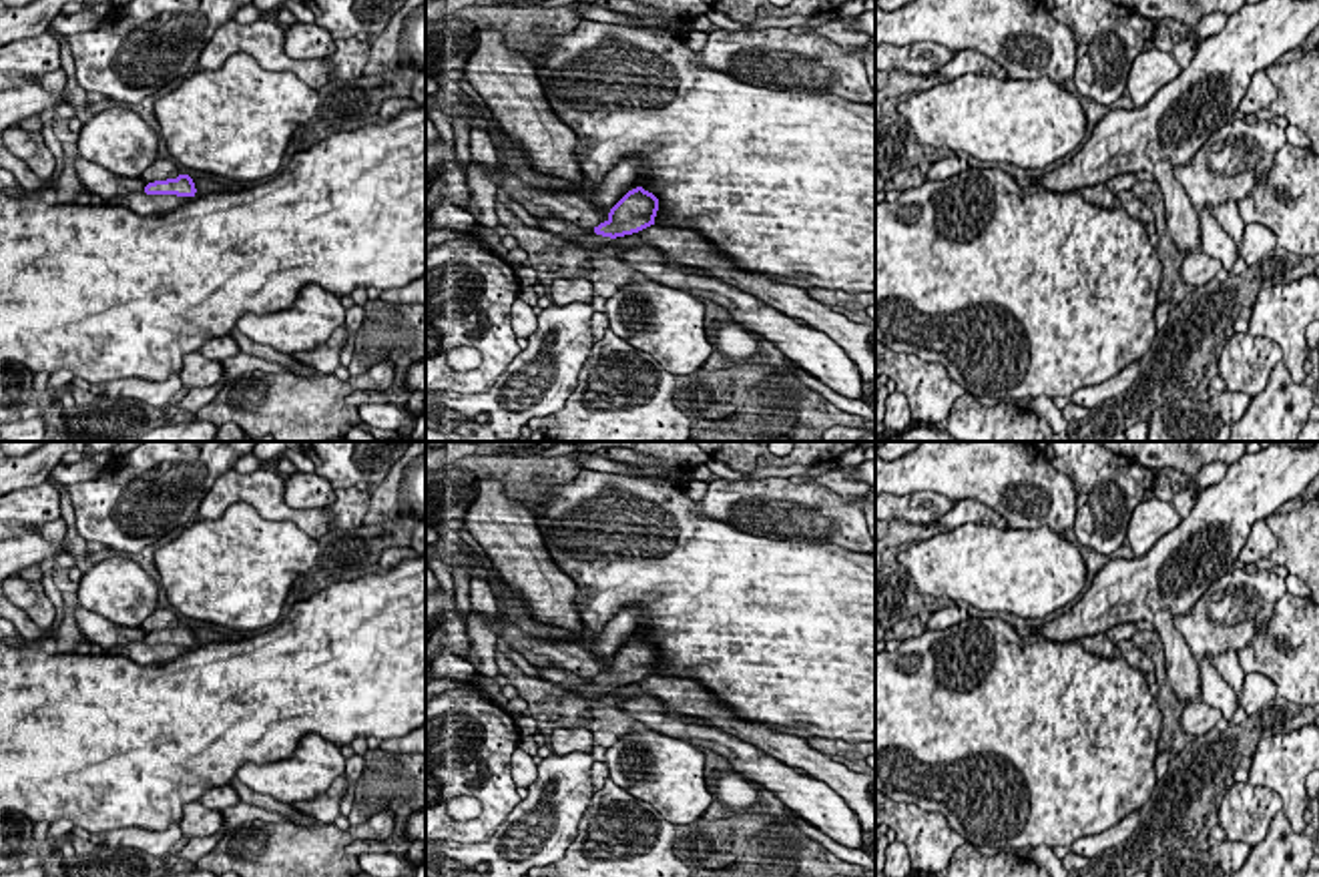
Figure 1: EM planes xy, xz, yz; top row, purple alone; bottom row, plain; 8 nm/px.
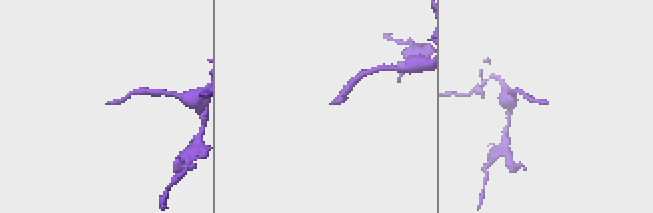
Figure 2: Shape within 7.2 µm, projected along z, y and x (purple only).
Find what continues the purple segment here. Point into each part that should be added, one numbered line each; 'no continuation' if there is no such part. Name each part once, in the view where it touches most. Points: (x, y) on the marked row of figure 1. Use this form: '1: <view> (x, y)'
1: xz (593, 241)

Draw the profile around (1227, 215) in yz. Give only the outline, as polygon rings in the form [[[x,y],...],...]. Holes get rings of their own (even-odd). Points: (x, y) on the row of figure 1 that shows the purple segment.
[[[1237,201],[1219,203],[1211,207],[1211,213],[1233,243],[1239,245],[1247,223],[1241,219]]]

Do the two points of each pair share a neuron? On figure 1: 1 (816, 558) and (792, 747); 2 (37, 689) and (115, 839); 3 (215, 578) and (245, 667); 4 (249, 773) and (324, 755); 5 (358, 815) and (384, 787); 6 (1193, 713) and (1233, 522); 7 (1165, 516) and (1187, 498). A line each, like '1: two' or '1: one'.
1: two
2: two
3: two
4: one
5: one
6: two
7: two

